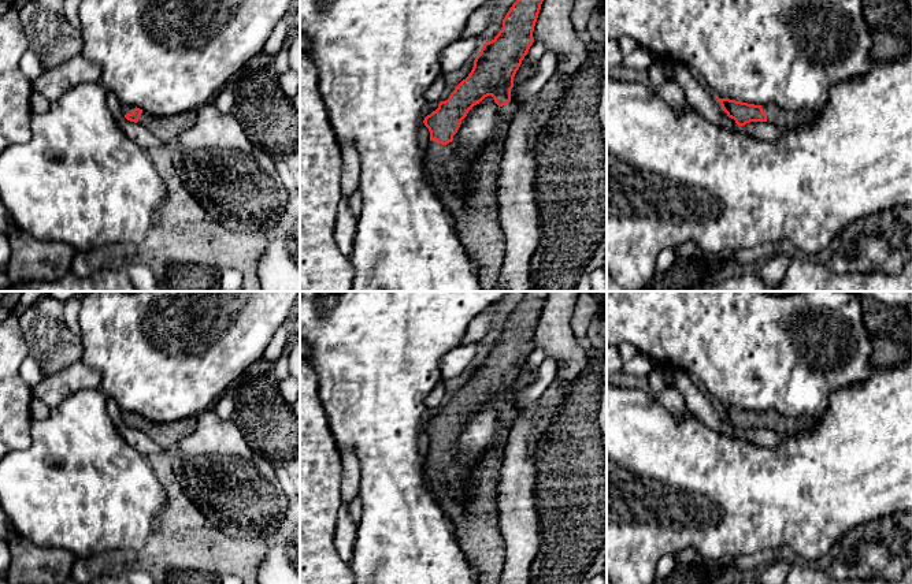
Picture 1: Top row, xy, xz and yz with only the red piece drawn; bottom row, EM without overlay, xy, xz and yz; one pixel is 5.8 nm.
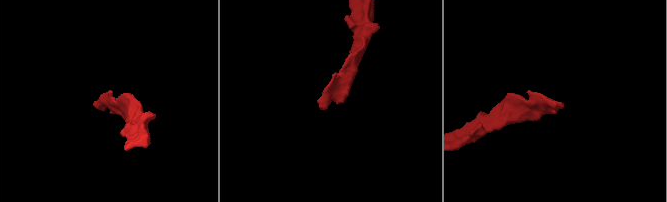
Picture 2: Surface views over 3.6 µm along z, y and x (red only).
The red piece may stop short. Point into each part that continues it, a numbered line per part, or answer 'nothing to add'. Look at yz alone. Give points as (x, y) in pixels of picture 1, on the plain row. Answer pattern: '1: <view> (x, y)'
1: yz (785, 427)

